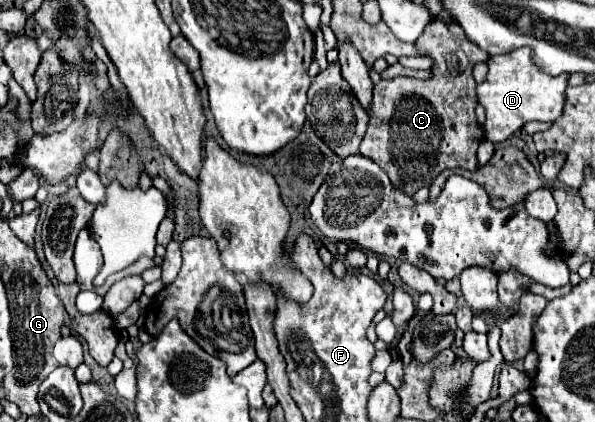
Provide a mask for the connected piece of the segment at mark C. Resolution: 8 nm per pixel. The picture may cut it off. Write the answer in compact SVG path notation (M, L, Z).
M439 18L431 20L425 26L425 32L415 42L421 56L427 56L433 60L431 78L417 80L417 78L393 78L393 80L381 80L373 88L373 102L367 108L369 114L369 126L361 140L359 154L375 160L389 176L391 184L395 188L401 188L407 196L413 196L419 188L427 186L435 176L439 176L447 168L465 168L469 172L475 172L479 168L477 162L477 146L485 140L483 128L479 126L475 118L475 80L473 80L473 66L479 62L487 62L489 56L481 52L475 44L471 44L461 28L453 22L443 22Z

